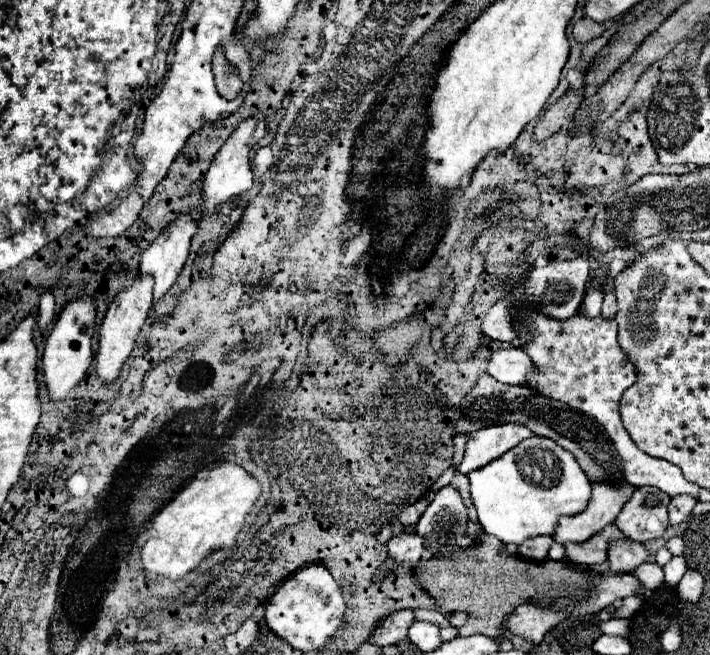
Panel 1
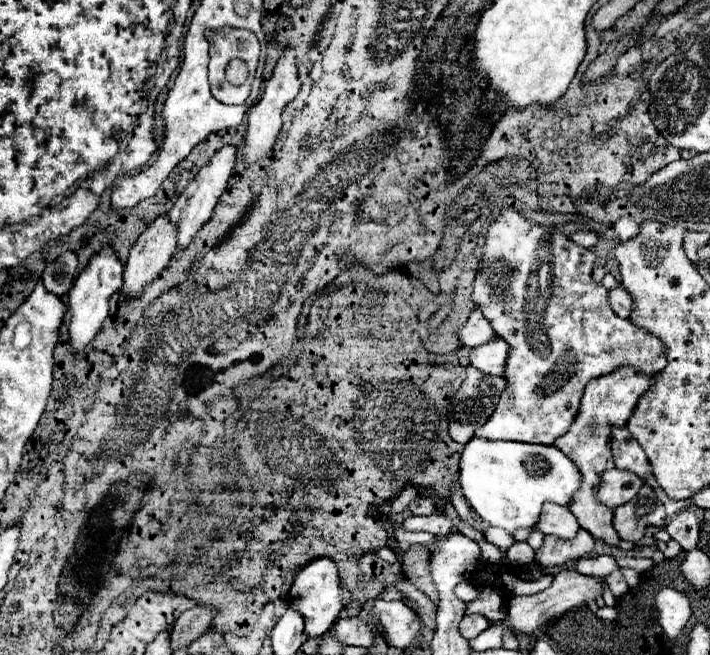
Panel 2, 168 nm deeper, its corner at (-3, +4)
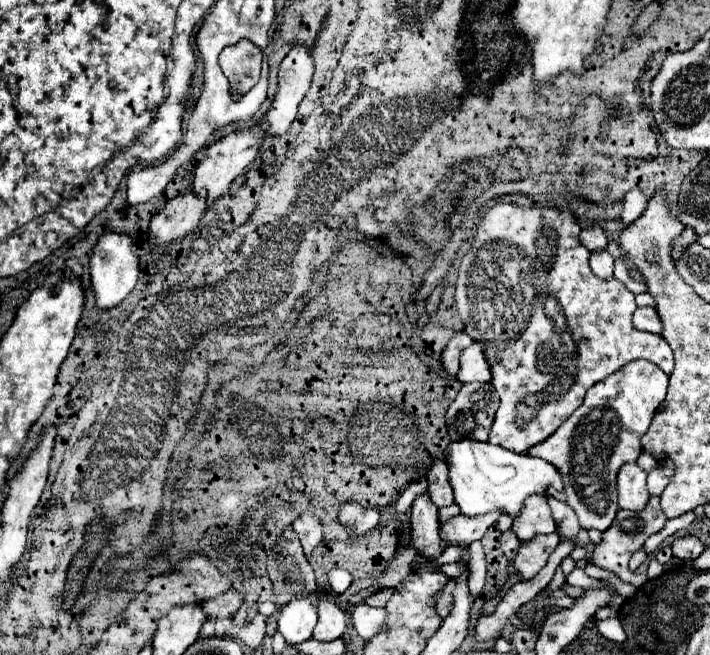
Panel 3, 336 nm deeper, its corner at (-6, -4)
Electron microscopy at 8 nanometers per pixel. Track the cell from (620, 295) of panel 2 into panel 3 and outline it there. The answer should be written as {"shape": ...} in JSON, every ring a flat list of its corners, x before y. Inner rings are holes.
{"shape":[[644,306,644,308,638,308,634,314,632,314,632,324,640,330,648,330,648,332,654,332,654,334,660,334,662,326,660,326,660,318,656,314,654,308,650,306]]}

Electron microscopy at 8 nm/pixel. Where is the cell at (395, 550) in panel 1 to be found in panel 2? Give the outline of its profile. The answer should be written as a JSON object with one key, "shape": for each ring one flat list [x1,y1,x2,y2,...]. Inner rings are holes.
{"shape":[[433,512,429,516,409,516,403,524,409,530,427,530,435,536,447,536,453,526,451,518,445,512]]}

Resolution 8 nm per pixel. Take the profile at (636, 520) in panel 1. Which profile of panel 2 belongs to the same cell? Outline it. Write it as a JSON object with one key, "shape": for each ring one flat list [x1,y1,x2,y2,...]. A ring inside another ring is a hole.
{"shape":[[643,484,639,494,615,510,613,528,621,536,621,540,641,542,647,528,663,528,667,524,667,514,661,500,655,496,653,488]]}

